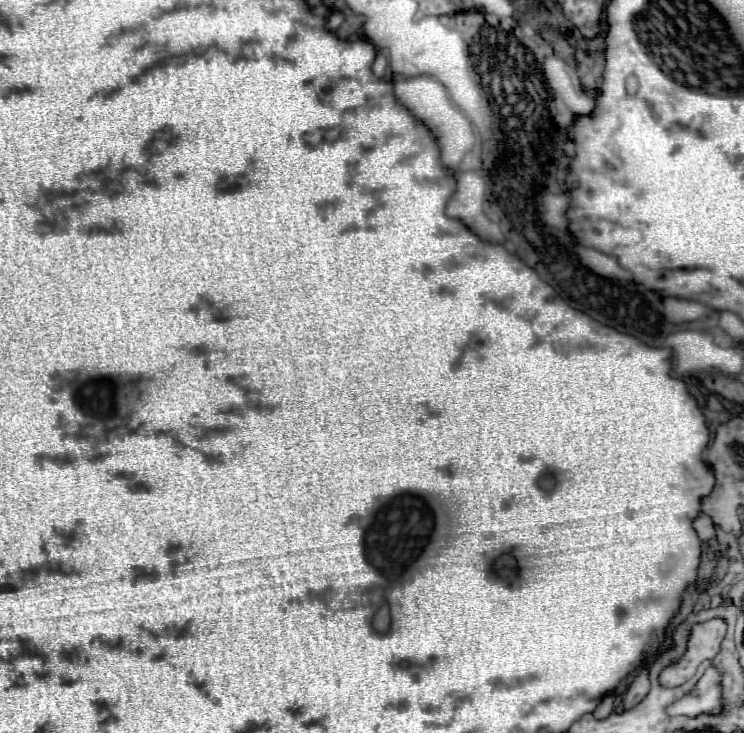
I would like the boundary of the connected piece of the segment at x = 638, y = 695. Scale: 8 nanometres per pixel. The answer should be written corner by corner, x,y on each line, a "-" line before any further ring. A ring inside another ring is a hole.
641,667
639,675
631,683
627,695
625,695
625,709
631,709
631,705
637,705
649,691
649,667

